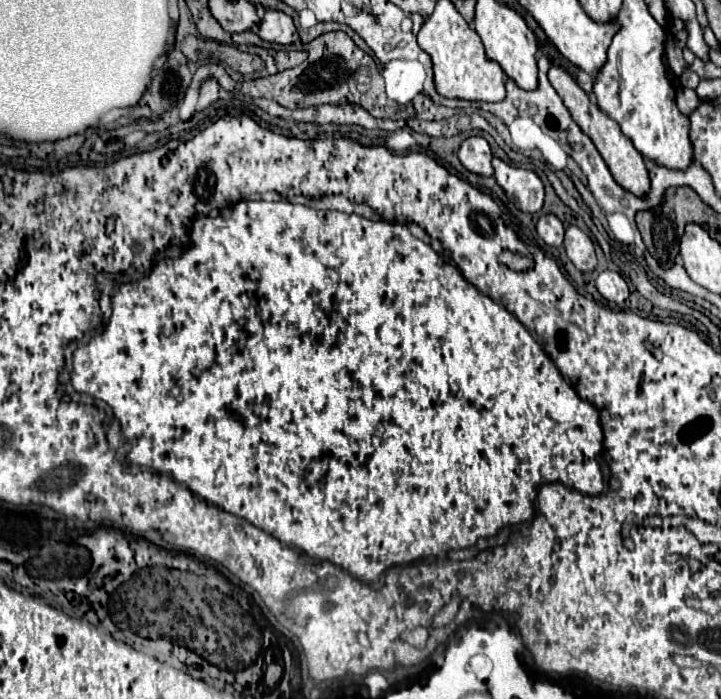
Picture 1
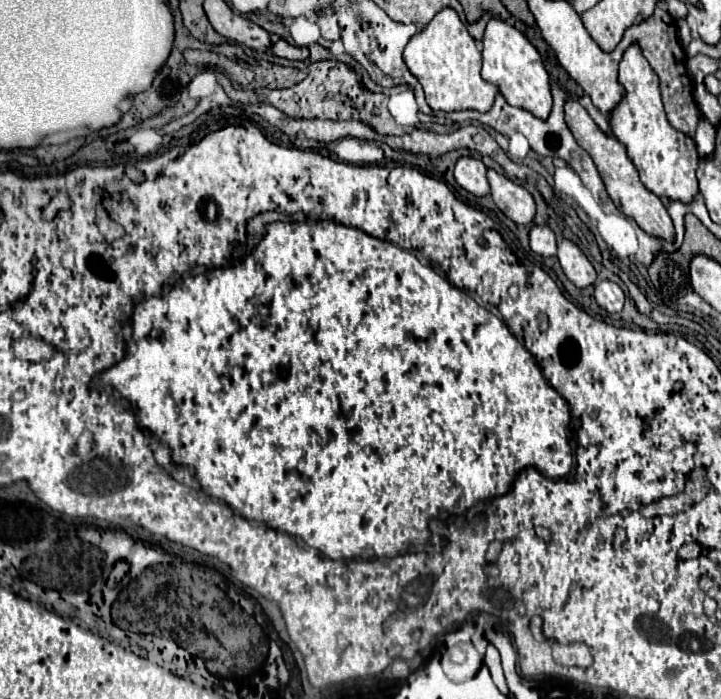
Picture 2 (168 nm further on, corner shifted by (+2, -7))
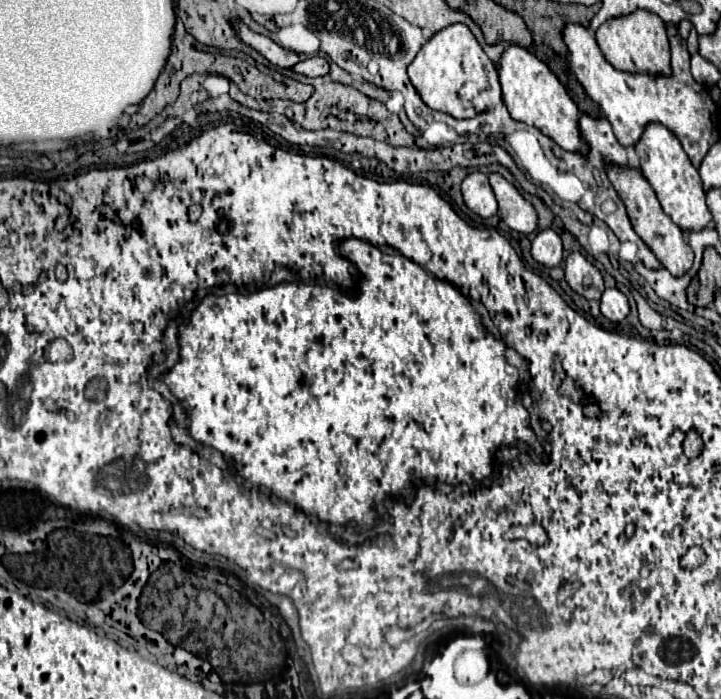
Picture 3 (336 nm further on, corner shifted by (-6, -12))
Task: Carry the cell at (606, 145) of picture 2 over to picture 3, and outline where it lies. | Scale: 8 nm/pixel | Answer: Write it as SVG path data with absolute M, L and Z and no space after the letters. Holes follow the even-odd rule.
M607 164L607 174L609 180L613 182L615 190L619 192L621 200L627 206L627 214L629 220L633 224L633 230L641 236L641 240L647 244L647 248L657 256L657 260L673 274L673 276L683 276L691 266L693 266L693 250L687 244L683 230L663 212L653 188L649 186L649 182L633 168L619 168L619 166L611 166Z

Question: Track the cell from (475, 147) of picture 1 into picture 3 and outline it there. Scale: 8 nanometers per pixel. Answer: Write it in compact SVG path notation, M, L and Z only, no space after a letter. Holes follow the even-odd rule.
M471 172L461 184L461 194L463 194L467 208L475 212L477 216L491 218L493 214L497 214L495 194L483 172Z

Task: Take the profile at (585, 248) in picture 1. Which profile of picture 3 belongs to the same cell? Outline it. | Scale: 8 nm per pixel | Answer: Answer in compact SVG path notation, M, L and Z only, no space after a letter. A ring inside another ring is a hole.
M571 252L567 256L565 280L573 292L581 294L587 300L599 300L605 290L601 272L581 252Z

